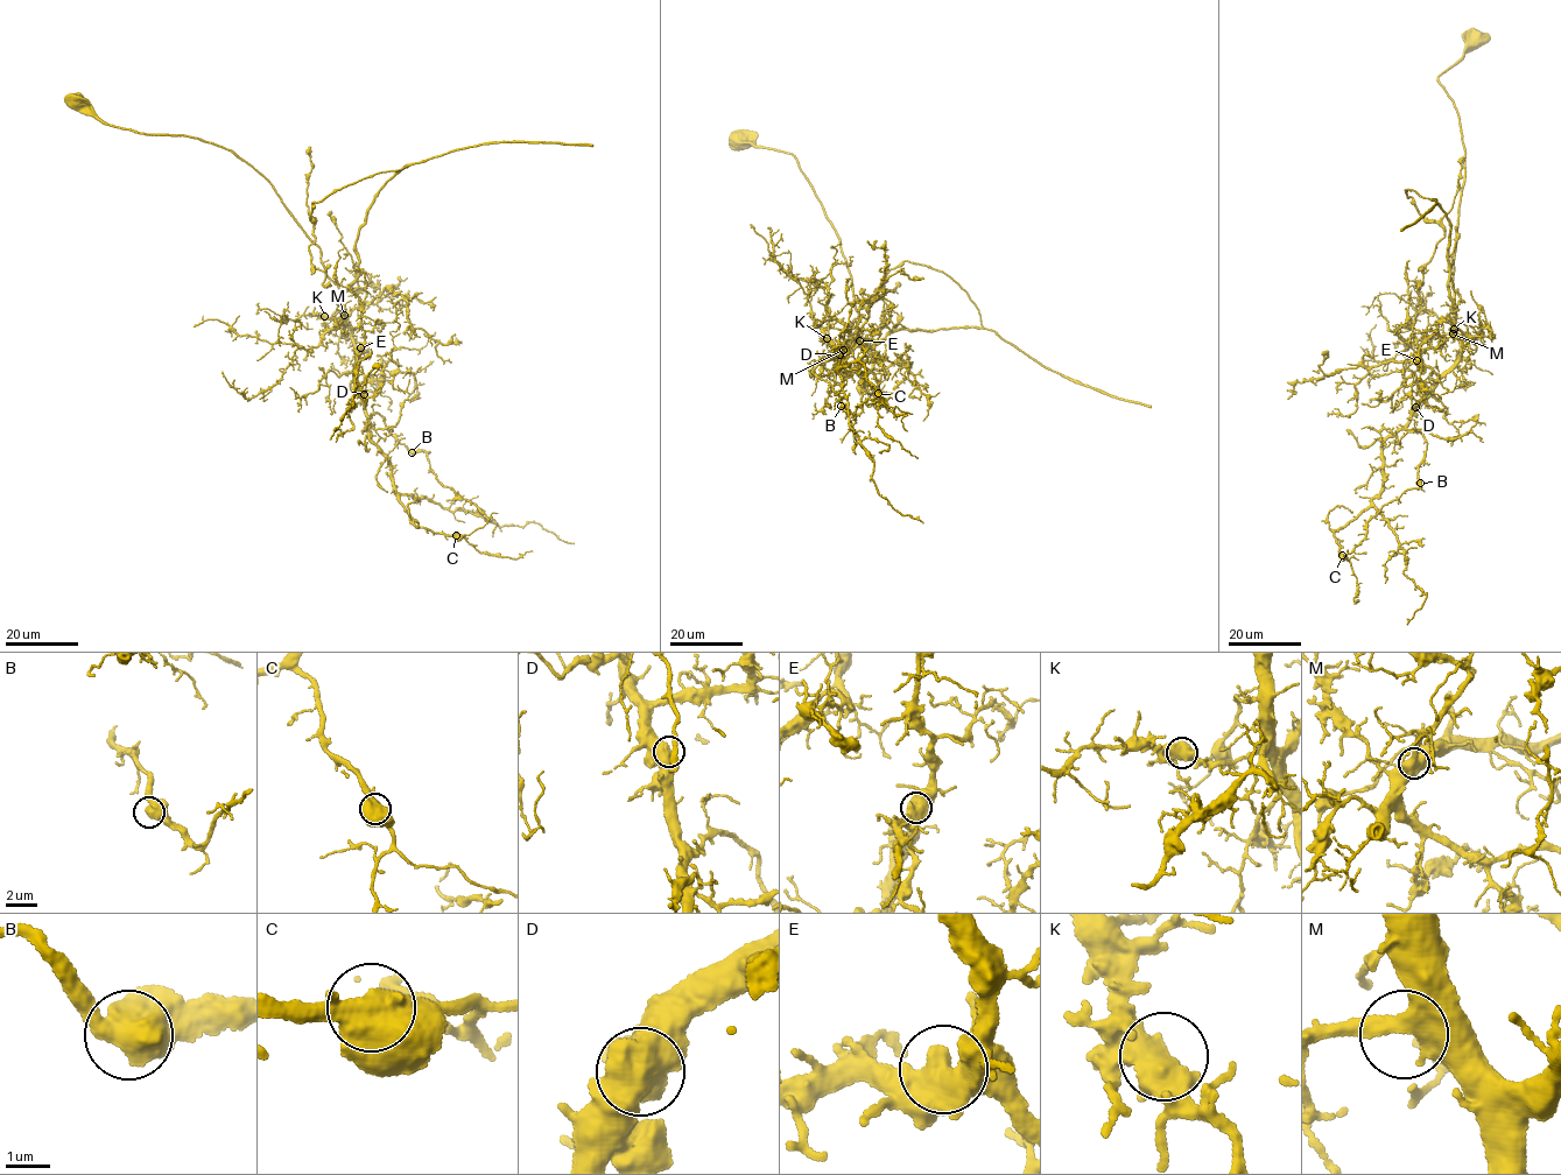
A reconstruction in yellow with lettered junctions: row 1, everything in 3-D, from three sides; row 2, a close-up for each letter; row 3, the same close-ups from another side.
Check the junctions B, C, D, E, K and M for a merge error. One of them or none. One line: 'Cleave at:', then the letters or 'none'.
Cleave at: none

